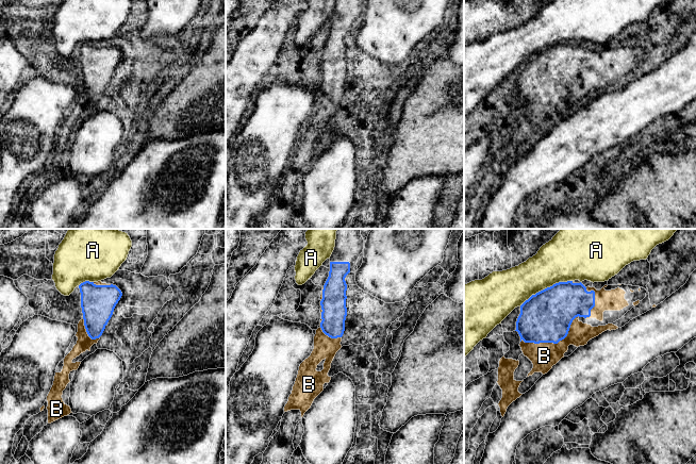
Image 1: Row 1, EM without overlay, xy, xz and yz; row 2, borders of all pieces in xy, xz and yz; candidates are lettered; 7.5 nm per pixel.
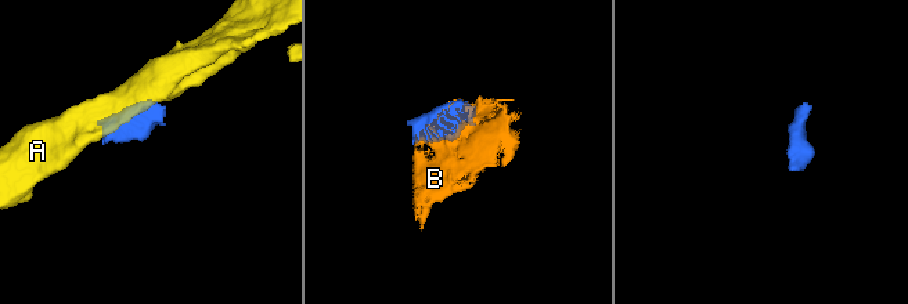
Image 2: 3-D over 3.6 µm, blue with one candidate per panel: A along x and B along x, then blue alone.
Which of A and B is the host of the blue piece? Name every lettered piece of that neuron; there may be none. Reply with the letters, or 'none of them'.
B

